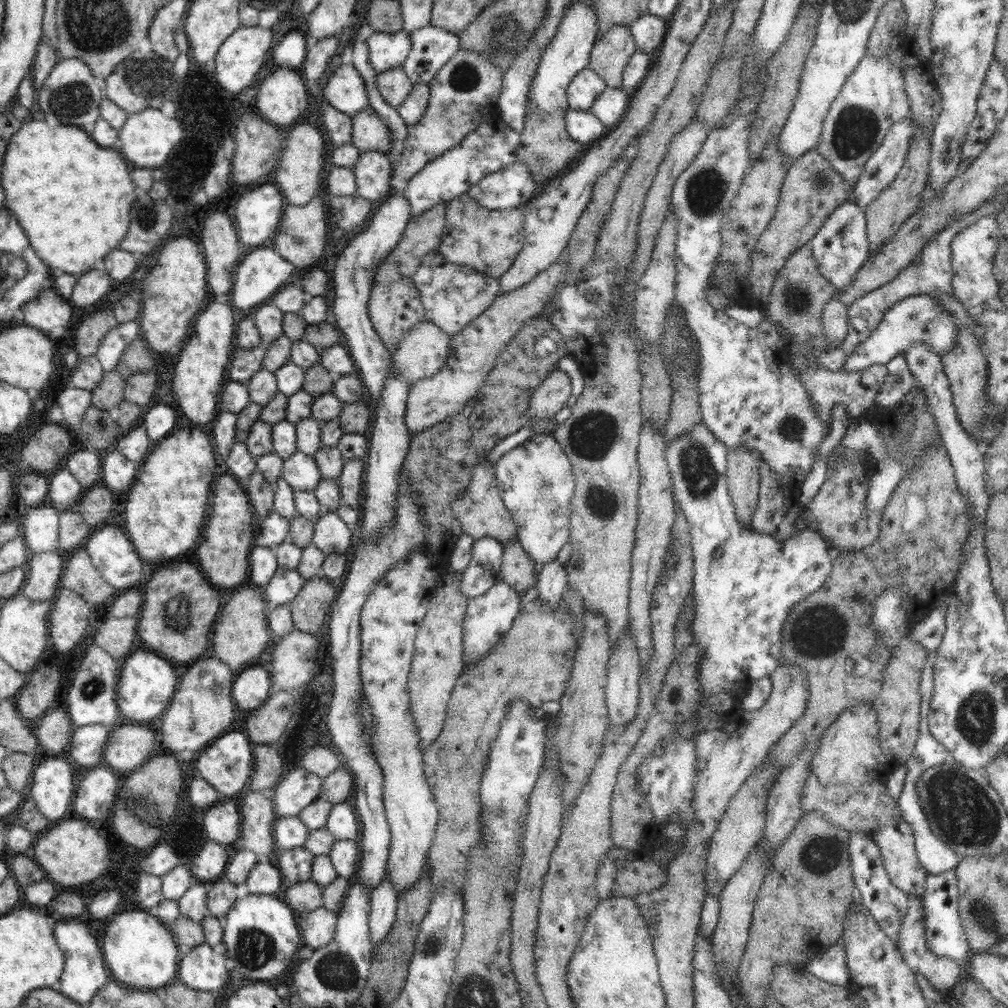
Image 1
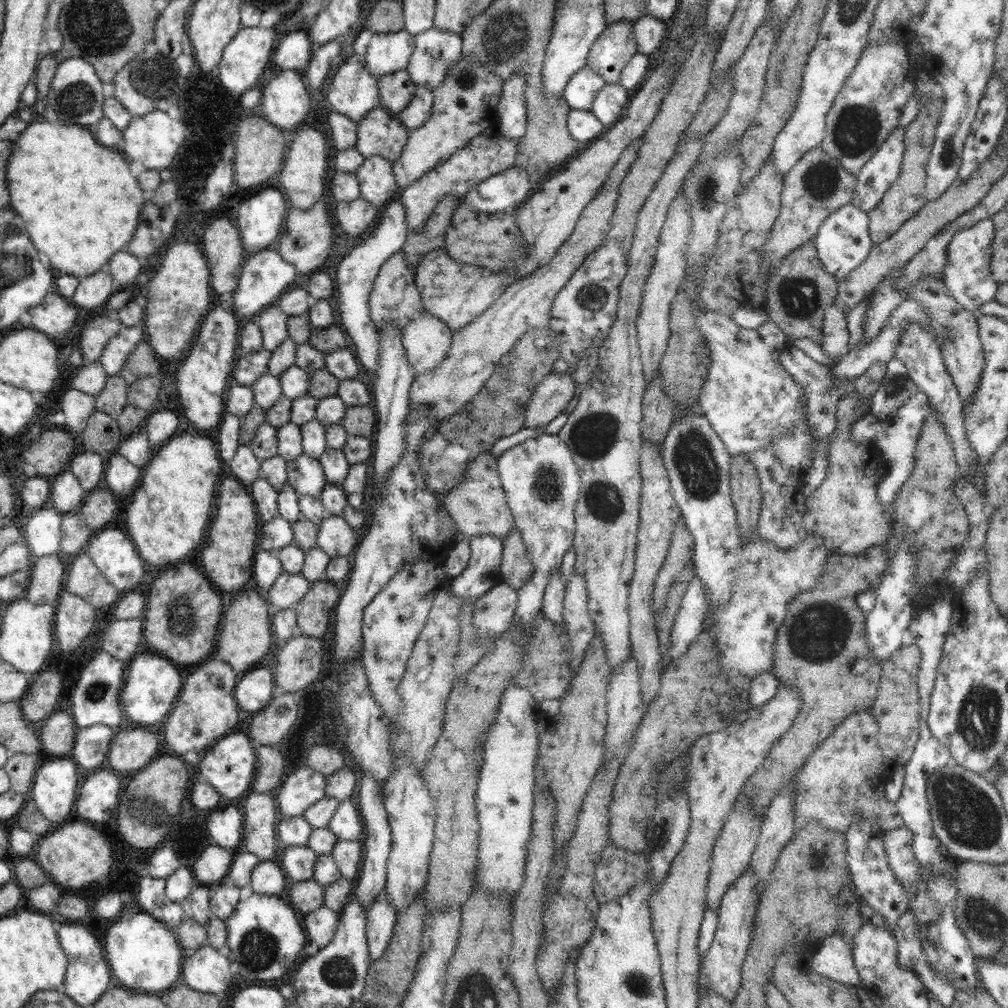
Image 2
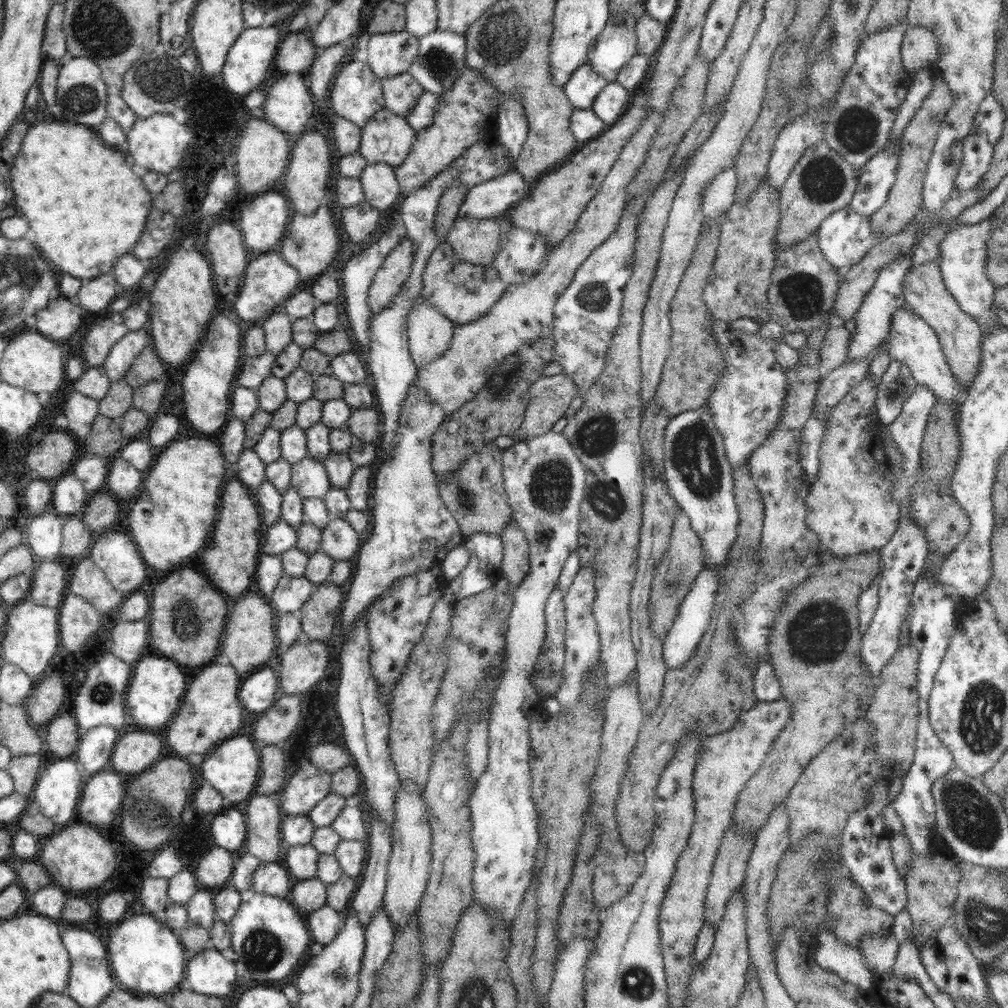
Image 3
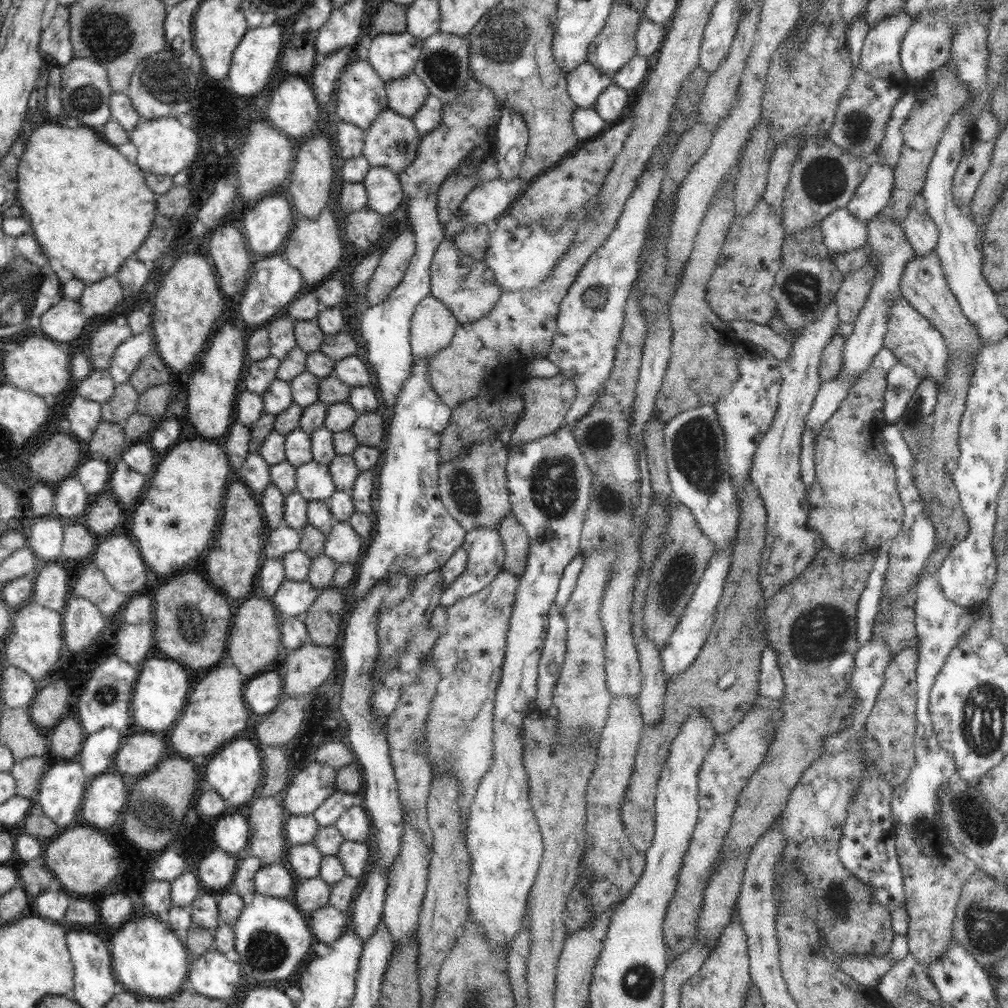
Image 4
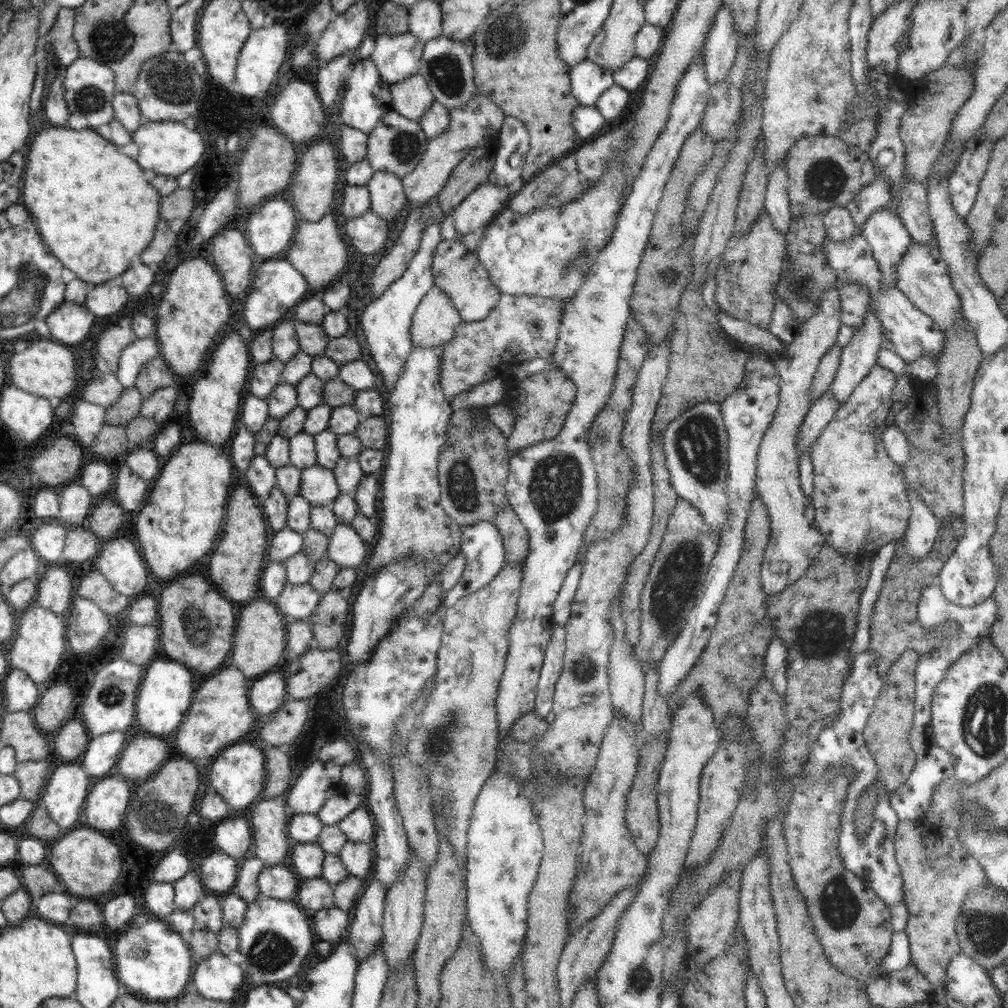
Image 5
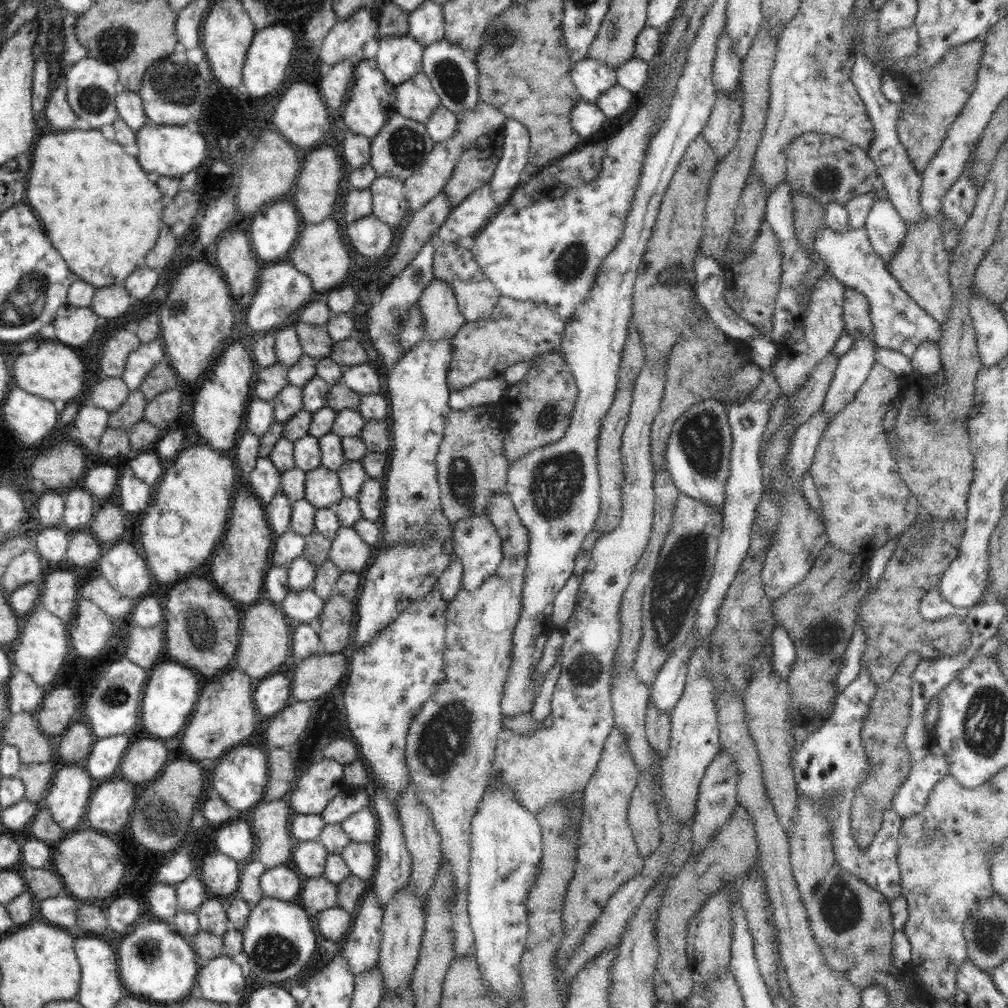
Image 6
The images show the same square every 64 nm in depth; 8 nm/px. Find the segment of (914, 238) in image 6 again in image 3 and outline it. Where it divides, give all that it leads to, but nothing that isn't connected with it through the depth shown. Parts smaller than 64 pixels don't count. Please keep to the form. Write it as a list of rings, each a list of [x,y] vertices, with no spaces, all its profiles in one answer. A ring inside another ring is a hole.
[[[926,261],[920,265],[912,265],[904,277],[902,291],[905,306],[921,316],[938,335],[954,380],[959,385],[964,385],[964,388],[972,386],[972,379],[976,377],[980,365],[983,332],[978,322],[960,308],[954,296],[946,289],[939,262]]]

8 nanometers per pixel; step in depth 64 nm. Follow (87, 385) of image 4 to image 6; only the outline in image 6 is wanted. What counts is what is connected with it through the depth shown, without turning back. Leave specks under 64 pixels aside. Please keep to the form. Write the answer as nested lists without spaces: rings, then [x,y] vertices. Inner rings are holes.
[[[102,376],[100,381],[90,386],[90,400],[98,408],[116,412],[126,400],[131,390],[121,377]]]

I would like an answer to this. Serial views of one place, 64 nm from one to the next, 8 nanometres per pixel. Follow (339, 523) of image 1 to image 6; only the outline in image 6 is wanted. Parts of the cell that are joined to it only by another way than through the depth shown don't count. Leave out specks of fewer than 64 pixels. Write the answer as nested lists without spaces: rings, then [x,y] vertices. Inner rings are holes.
[[[342,527],[331,541],[328,559],[343,572],[359,573],[370,560],[371,547],[352,527]]]

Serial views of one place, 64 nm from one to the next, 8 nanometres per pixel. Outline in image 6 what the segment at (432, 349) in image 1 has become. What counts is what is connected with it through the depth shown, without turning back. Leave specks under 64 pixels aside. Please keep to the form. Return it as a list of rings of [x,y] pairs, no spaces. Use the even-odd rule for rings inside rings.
[[[434,277],[418,300],[424,317],[424,339],[436,341],[453,336],[466,319],[450,285]]]

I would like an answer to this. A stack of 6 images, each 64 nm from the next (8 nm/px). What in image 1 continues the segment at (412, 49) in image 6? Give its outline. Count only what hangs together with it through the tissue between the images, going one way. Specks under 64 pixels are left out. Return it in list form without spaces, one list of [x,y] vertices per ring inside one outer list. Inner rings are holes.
[[[407,31],[375,32],[366,44],[368,60],[377,74],[402,67],[412,49],[412,40]]]

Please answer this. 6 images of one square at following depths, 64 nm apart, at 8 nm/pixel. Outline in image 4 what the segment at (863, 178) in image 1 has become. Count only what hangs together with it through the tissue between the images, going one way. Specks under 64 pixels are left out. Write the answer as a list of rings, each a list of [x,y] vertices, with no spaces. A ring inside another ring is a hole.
[[[879,157],[870,159],[866,178],[856,188],[845,207],[860,222],[871,221],[888,204],[894,190],[894,182],[894,169],[881,162]]]

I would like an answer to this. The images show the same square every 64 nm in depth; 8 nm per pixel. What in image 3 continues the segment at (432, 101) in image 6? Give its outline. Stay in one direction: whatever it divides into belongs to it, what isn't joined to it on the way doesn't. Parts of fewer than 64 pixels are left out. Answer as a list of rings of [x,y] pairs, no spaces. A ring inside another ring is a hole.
[[[409,74],[389,77],[381,80],[384,106],[386,109],[406,116],[416,106],[424,88]]]

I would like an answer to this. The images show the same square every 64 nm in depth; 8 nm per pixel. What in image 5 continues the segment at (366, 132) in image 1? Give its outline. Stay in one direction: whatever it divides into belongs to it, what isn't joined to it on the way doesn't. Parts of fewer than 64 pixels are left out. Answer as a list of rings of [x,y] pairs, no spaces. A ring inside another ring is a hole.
[[[390,110],[368,135],[367,162],[375,172],[380,172],[380,170],[390,172],[402,179],[418,167],[422,156],[426,153],[426,144],[428,144],[428,137],[417,120],[400,116],[396,111]]]

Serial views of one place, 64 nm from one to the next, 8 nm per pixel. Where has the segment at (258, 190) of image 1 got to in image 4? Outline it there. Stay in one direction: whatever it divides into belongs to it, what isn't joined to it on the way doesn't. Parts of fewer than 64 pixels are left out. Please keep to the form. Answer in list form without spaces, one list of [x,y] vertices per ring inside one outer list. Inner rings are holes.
[[[278,194],[262,196],[244,216],[243,234],[252,254],[276,255],[294,224],[292,208]]]

